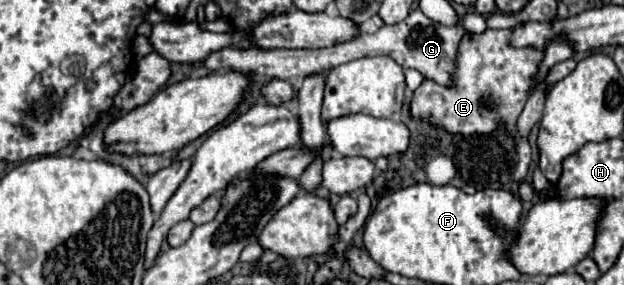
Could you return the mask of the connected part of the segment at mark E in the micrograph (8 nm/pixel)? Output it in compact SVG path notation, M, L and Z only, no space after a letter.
M487 28L481 34L463 34L459 46L457 46L457 60L455 60L455 70L453 70L453 84L451 86L441 86L429 78L423 80L423 84L413 92L411 98L411 118L429 122L431 126L443 128L449 134L491 134L499 128L499 122L505 126L505 134L517 132L517 118L529 98L529 90L535 84L539 64L545 56L545 50L537 50L533 46L525 48L515 48L509 44L511 40L511 28L507 30L491 30Z

